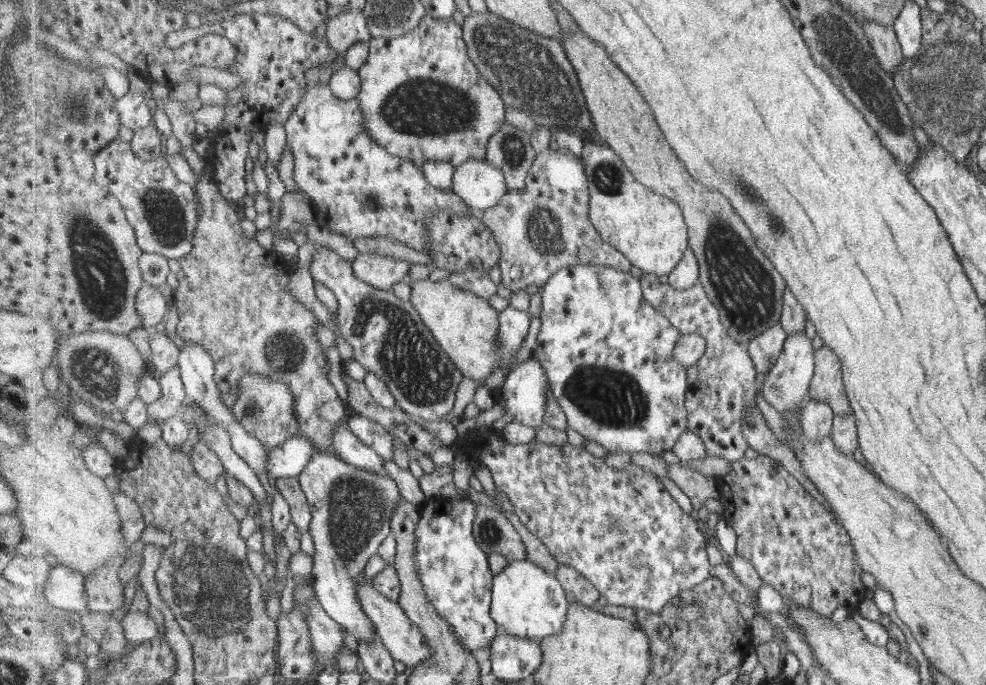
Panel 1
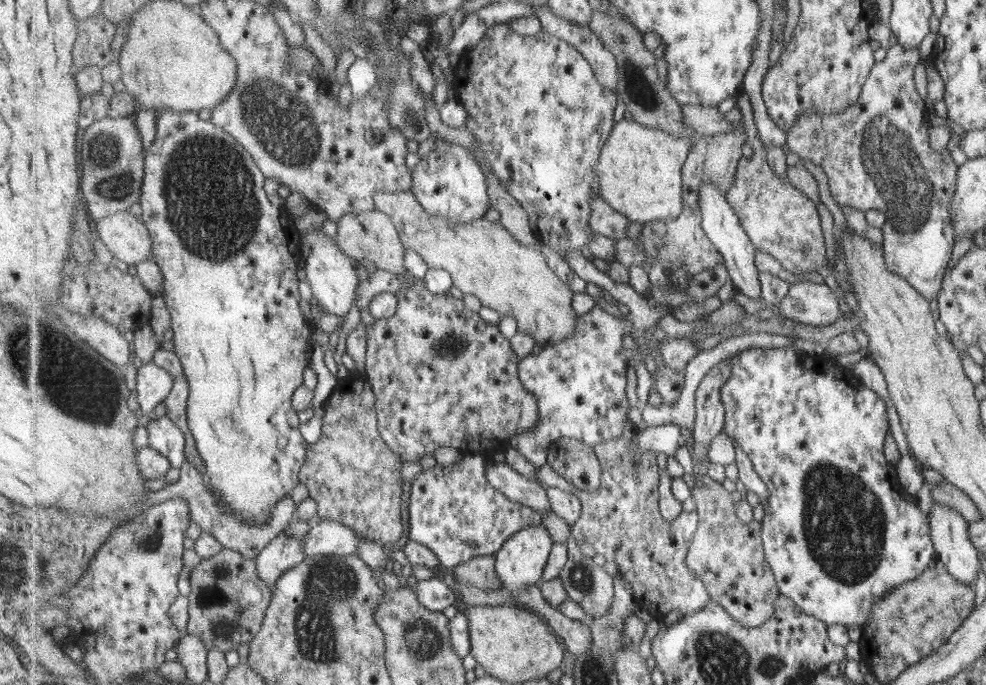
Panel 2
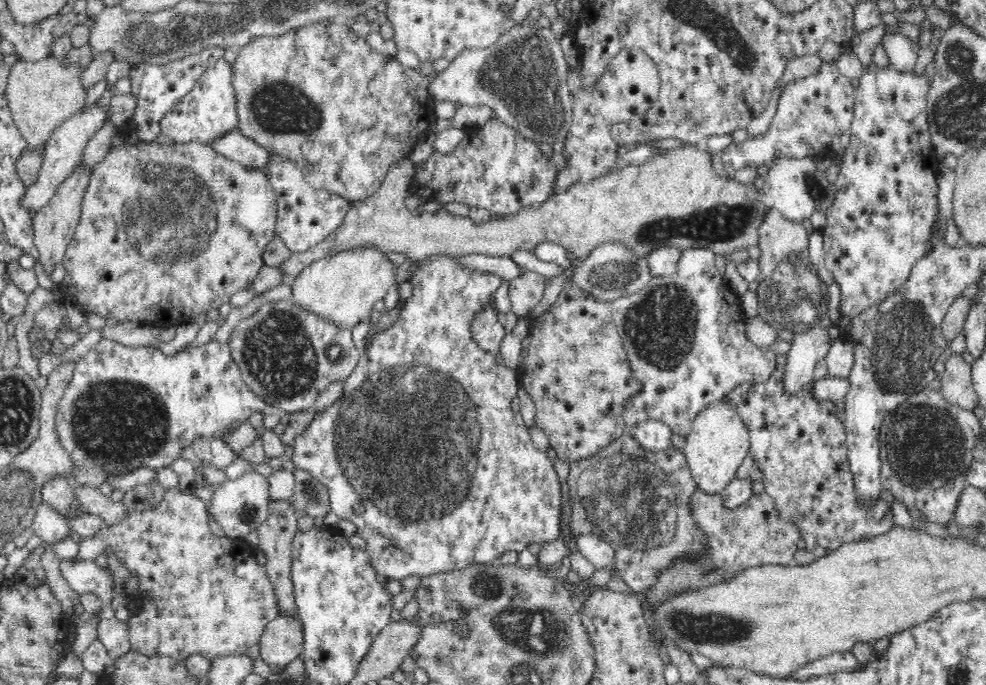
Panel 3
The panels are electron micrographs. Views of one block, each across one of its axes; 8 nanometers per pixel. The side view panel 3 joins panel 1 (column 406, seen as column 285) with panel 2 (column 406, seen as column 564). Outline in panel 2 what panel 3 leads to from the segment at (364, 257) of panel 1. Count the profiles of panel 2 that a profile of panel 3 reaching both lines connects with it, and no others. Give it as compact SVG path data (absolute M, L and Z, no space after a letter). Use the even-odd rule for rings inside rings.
M411 190L393 194L379 193L375 196L375 200L376 208L392 218L405 248L418 252L429 269L448 270L452 274L454 286L465 295L473 294L479 298L481 306L494 308L501 316L516 316L518 330L531 333L539 345L553 346L556 342L571 338L576 333L579 316L573 310L571 288L551 270L543 252L540 252L535 245L519 244L501 220L492 221L487 217L481 217L468 223L454 223L430 213L421 201L415 198Z

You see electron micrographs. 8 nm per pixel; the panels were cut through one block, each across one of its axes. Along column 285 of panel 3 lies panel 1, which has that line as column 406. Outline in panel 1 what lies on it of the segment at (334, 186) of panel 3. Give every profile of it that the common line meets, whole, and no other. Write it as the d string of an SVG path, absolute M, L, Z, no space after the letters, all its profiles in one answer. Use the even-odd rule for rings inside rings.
M426 14L416 29L403 34L403 36L395 38L374 37L370 43L370 58L367 63L359 68L358 74L361 80L361 88L356 96L356 100L359 100L361 103L361 109L363 109L365 117L365 127L369 129L371 137L392 155L411 159L420 165L425 161L437 160L447 161L454 167L458 167L471 159L484 160L488 153L489 140L491 140L493 134L501 130L506 122L505 120L507 120L505 118L507 116L506 102L502 98L500 91L481 74L477 65L473 63L468 52L466 40L464 39L464 27L459 26L453 19L433 18L433 16Z

